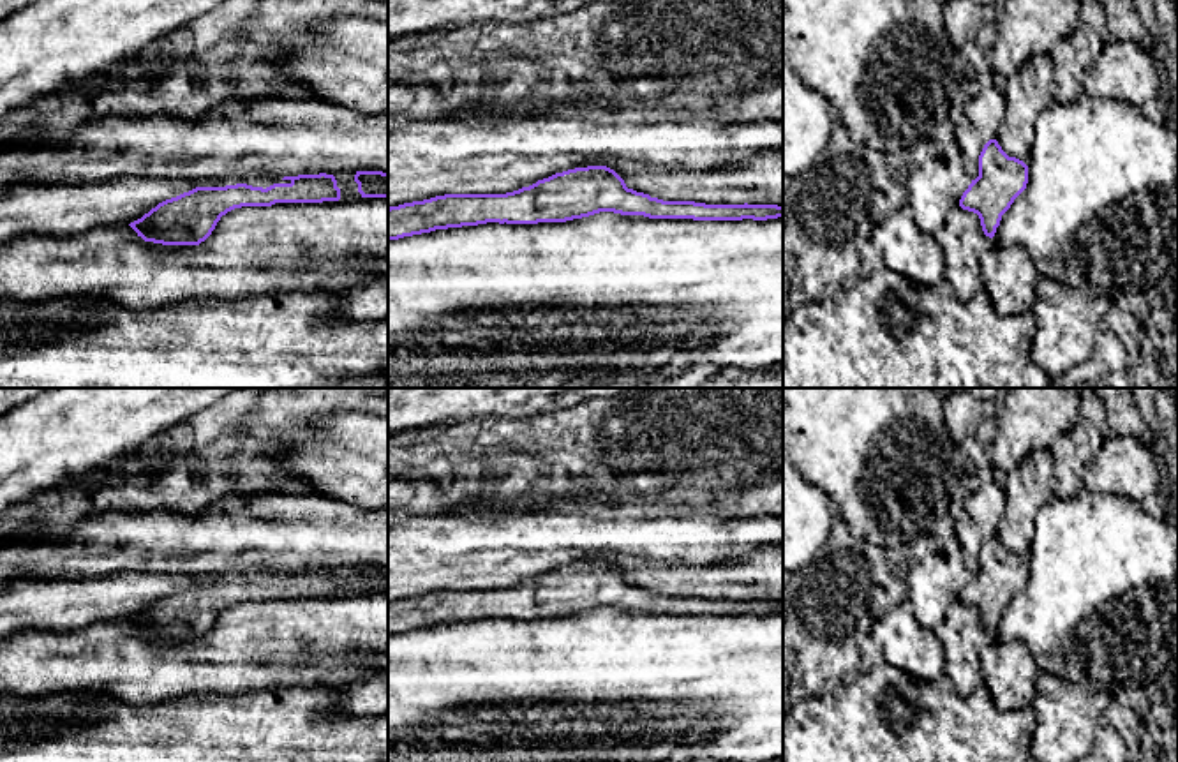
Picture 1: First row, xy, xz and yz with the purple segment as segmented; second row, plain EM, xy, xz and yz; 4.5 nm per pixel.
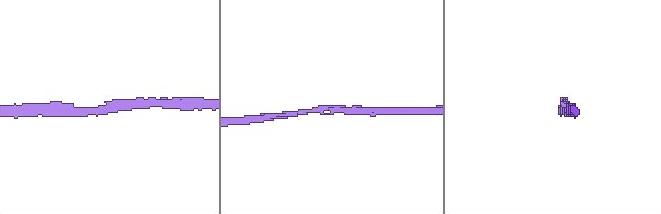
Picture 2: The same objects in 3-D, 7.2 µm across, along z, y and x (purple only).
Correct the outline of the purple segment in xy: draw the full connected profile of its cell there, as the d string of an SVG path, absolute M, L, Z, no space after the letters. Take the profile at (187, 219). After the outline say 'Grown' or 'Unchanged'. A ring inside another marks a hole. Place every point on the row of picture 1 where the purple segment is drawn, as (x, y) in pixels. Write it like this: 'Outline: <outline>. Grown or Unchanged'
Outline: M333 175L284 176L266 189L247 183L226 187L196 187L166 199L129 226L145 242L162 245L199 245L222 215L242 206L272 206L275 203L339 201L340 189Z. Unchanged

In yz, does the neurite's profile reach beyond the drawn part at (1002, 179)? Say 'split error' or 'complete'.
complete

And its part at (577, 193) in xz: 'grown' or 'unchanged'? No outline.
unchanged

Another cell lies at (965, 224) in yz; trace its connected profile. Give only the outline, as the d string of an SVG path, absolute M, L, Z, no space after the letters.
M958 205L933 236L945 254L945 280L952 286L958 300L966 302L984 289L979 254L995 243L995 236L984 235L979 215Z

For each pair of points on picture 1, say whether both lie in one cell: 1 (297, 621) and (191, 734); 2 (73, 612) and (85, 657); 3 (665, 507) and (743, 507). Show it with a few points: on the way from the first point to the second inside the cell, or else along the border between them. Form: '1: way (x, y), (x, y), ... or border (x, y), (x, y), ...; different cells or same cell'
1: border (268, 688), (240, 694), (186, 695); different cells
2: border (119, 620), (73, 630), (36, 630); different cells
3: way (685, 503), (723, 503); same cell

